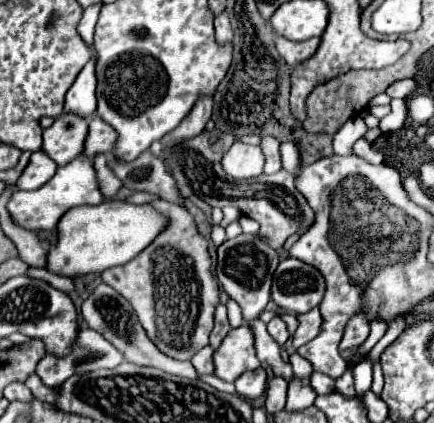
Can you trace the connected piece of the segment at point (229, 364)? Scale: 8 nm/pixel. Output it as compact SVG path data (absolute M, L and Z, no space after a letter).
M250 325L232 329L222 345L214 351L216 377L224 381L236 381L244 371L258 369L260 361L254 349L254 333Z

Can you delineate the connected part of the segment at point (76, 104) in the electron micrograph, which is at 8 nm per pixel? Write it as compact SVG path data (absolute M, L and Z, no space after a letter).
M92 57L84 69L78 73L76 81L72 83L72 89L66 93L64 111L80 113L82 117L94 117L96 113L96 77L94 77L94 61Z

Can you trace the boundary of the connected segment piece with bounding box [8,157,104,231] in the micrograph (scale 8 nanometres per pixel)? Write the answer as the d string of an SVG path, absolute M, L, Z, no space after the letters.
M76 157L66 167L58 167L56 175L40 189L12 193L12 197L8 201L8 211L10 211L16 225L20 225L24 229L32 229L32 231L34 229L48 231L48 229L56 229L60 217L68 209L78 207L78 205L98 205L102 201L104 201L104 195L100 191L92 159L90 157Z

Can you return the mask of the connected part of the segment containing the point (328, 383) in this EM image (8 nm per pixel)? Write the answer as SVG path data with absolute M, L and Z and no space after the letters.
M312 373L310 375L310 385L316 391L316 395L326 395L326 393L334 393L334 379L330 379L324 373Z

